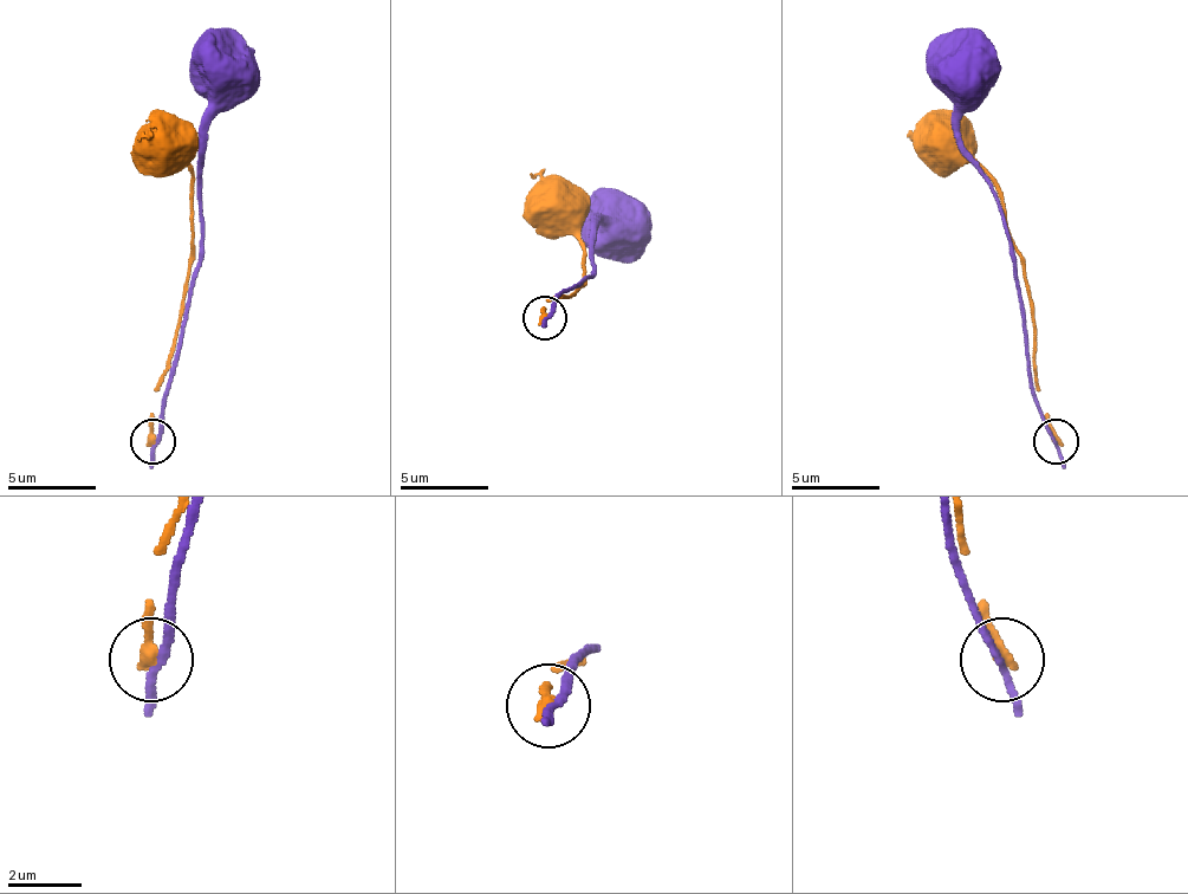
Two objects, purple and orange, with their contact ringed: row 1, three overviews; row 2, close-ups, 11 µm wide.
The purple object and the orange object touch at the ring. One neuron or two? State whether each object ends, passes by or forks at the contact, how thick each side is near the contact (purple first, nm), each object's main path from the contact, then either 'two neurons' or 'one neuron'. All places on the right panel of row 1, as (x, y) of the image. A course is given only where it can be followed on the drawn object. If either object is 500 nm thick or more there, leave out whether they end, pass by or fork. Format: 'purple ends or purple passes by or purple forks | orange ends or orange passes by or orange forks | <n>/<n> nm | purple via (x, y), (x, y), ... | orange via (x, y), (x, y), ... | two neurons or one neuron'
purple passes by | orange ends | 190/360 nm | purple via (1055, 442), (1032, 389), (1011, 233), (988, 175), (961, 144), (958, 69) | orange via (1055, 442), (1032, 367), (1024, 256), (1011, 238), (1001, 189), (953, 140), (943, 144) | two neurons

